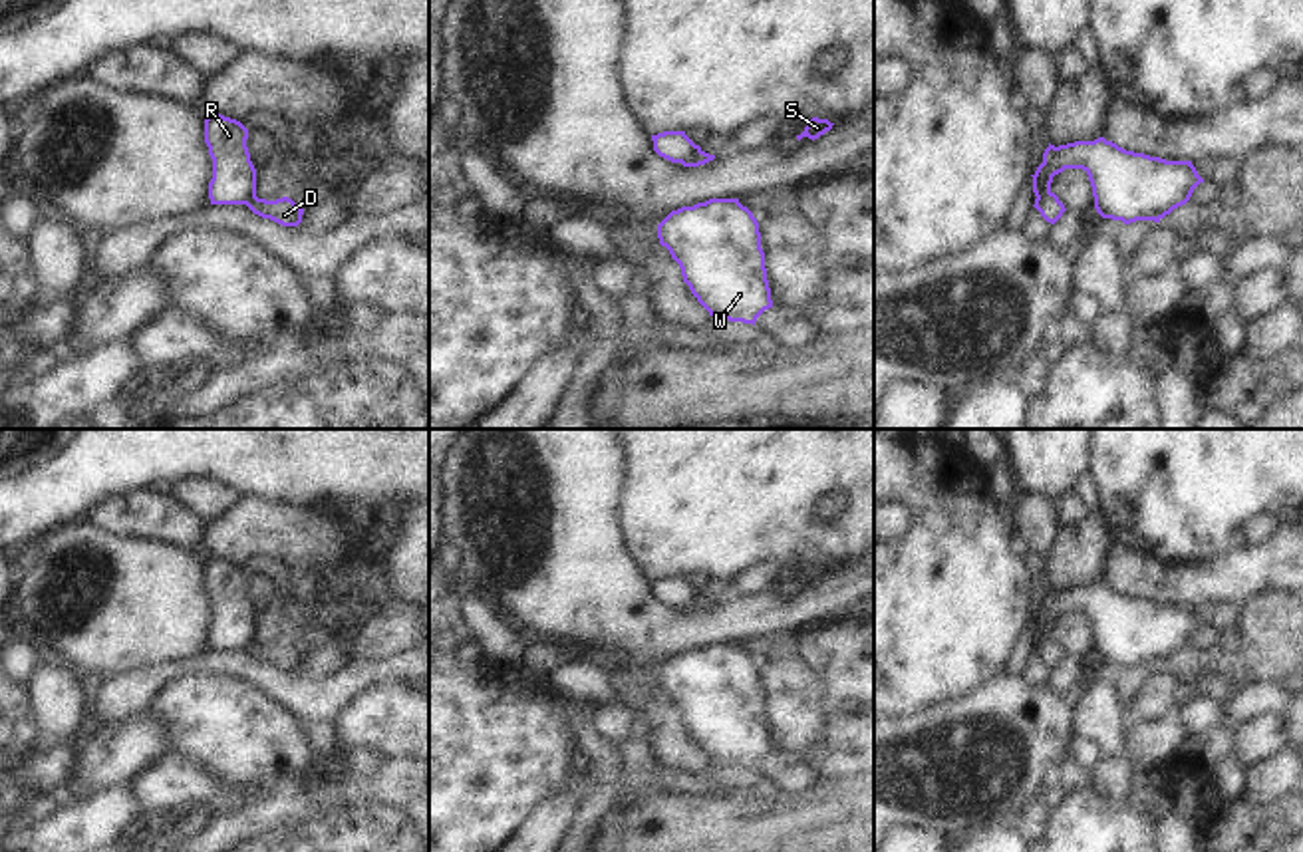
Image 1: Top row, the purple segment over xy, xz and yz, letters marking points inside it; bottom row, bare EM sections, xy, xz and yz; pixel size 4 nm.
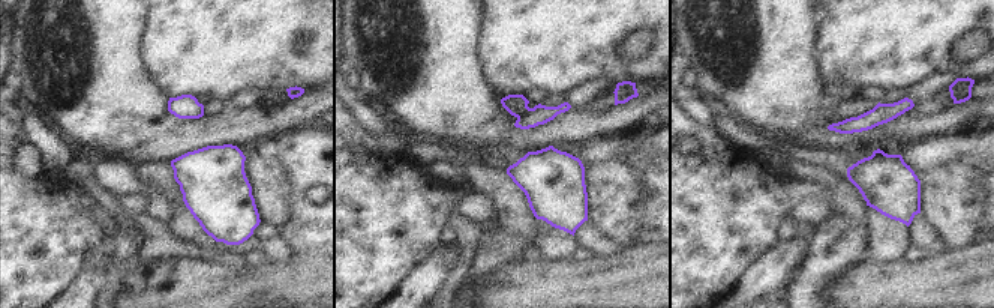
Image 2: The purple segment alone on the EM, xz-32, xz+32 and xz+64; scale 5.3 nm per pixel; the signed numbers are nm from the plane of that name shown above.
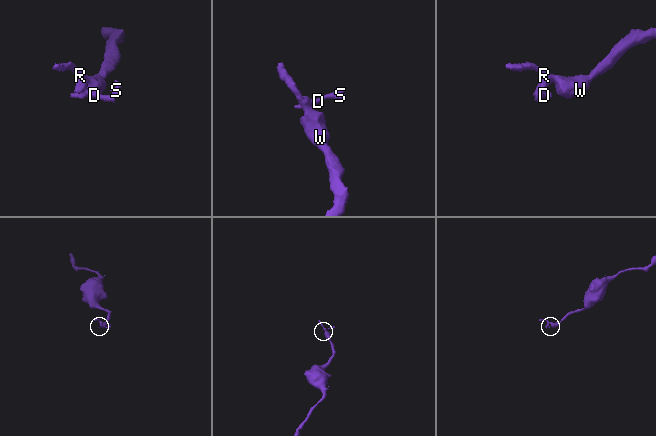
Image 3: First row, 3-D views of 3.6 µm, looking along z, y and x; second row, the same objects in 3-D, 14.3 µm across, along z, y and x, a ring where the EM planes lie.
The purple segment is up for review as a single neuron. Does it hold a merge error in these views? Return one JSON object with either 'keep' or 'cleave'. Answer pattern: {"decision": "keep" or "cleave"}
{"decision": "cleave"}

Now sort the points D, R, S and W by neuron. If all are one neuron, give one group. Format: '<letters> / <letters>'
D S / R W

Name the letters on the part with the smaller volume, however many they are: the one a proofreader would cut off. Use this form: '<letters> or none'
D, S.

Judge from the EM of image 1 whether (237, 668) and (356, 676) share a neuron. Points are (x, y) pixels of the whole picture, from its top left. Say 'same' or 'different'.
same

